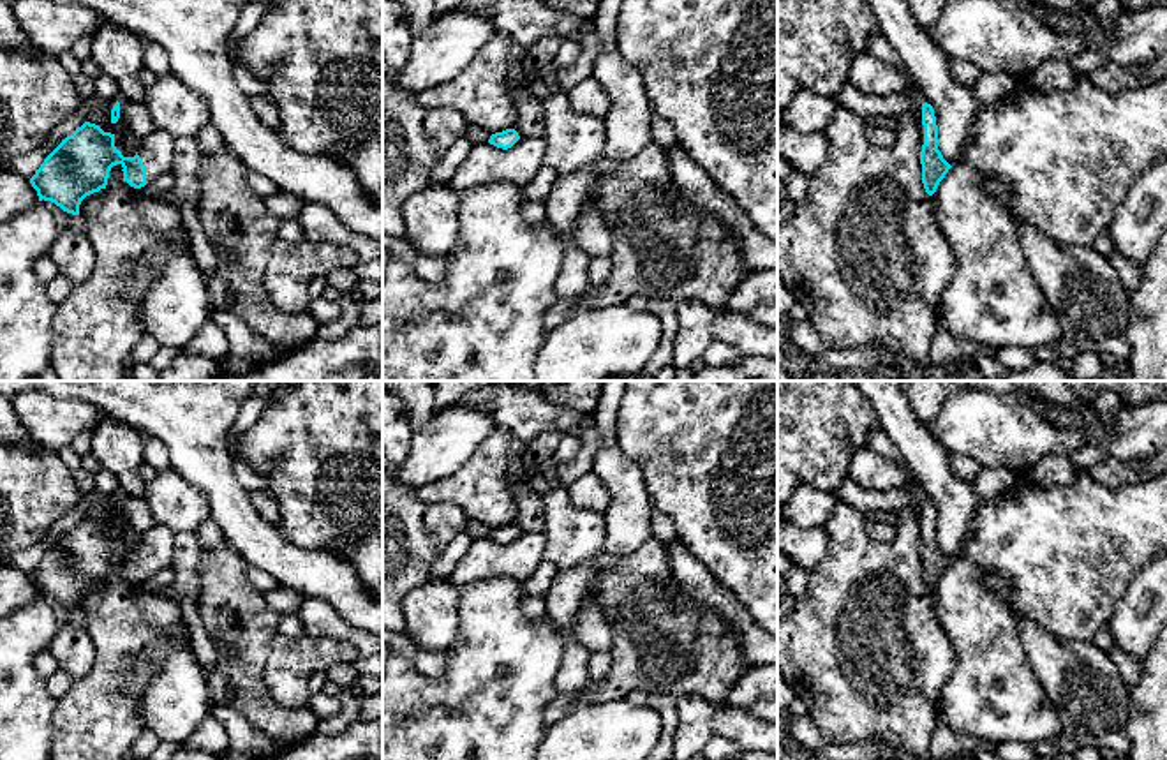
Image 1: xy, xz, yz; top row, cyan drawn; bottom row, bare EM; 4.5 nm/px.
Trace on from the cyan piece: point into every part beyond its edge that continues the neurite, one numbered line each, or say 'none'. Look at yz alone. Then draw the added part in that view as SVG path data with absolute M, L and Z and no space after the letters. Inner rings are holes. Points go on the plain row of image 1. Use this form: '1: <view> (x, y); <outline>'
none

